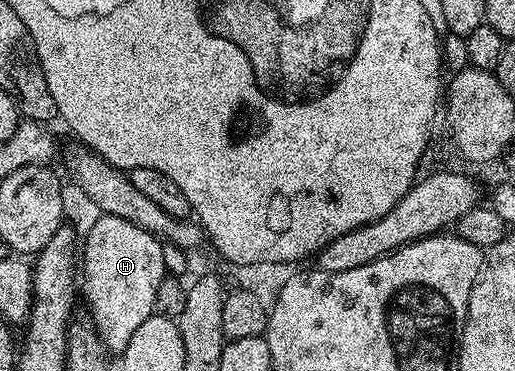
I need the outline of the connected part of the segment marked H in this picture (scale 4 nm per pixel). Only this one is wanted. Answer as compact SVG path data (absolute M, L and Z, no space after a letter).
M106 215L96 218L87 242L81 245L81 297L91 308L90 320L108 354L122 355L137 327L155 313L157 287L161 287L167 269L160 238L129 223L129 219Z

